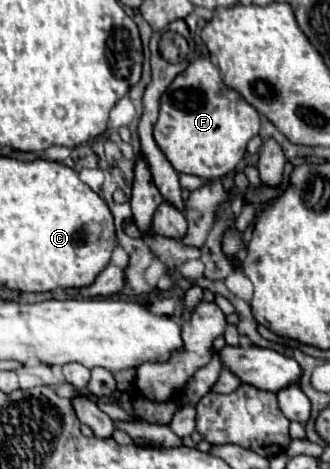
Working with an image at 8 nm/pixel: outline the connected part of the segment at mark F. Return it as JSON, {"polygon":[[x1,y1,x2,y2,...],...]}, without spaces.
{"polygon":[[197,57,179,73,161,95,159,119,153,137,177,173,189,173,201,179,219,179,231,173,245,155,247,143,259,133,261,117,237,91,223,83,219,67]]}

